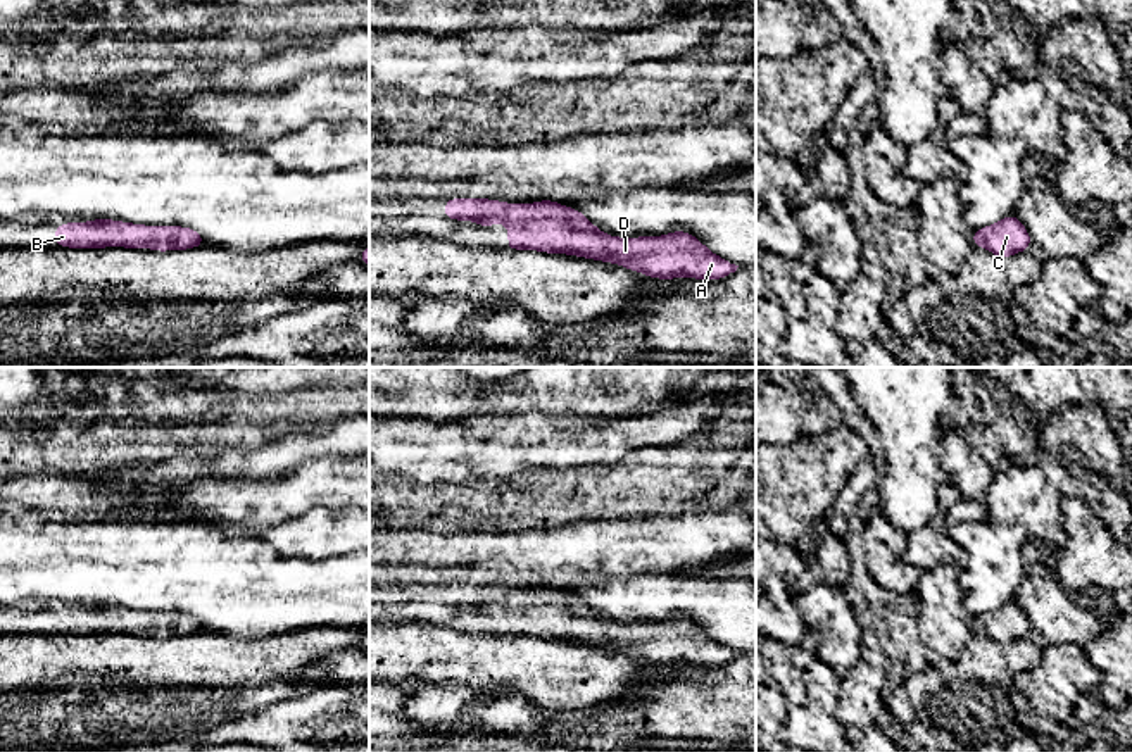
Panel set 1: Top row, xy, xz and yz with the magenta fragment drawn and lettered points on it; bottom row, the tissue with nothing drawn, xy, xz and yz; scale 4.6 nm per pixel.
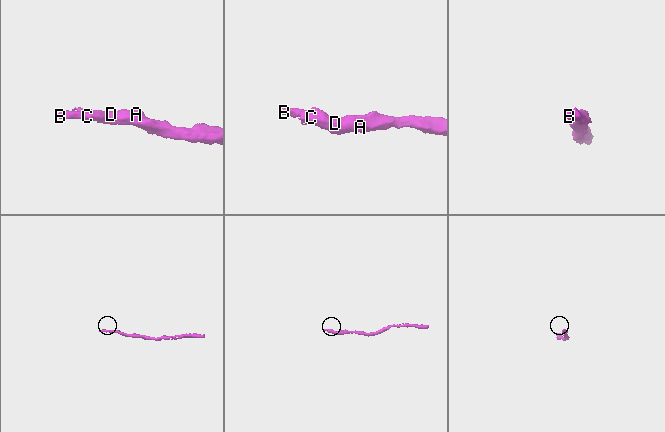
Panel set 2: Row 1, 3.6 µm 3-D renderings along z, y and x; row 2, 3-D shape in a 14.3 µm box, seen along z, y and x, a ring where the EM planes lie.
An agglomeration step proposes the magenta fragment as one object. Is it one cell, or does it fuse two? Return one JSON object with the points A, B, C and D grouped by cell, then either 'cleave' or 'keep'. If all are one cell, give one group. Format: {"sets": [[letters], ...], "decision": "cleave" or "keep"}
{"sets": [["A", "B", "C", "D"]], "decision": "keep"}

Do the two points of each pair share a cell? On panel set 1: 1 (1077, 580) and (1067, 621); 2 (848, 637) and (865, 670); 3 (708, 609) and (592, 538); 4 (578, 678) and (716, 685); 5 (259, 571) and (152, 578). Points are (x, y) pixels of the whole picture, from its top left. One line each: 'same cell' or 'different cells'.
1: different cells
2: different cells
3: different cells
4: different cells
5: same cell

